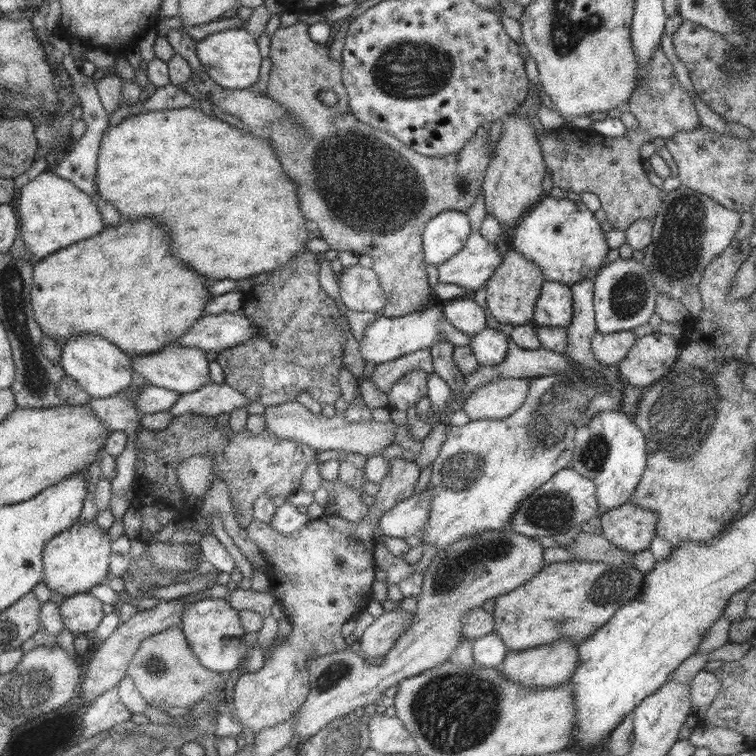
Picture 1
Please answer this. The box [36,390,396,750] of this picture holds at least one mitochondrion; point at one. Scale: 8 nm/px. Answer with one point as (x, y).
(153, 666)

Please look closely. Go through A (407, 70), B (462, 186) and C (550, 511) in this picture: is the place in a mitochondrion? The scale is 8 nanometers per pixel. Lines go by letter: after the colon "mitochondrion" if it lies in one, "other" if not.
A: mitochondrion
B: other
C: mitochondrion

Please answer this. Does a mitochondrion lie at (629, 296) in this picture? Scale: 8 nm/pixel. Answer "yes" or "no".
yes

